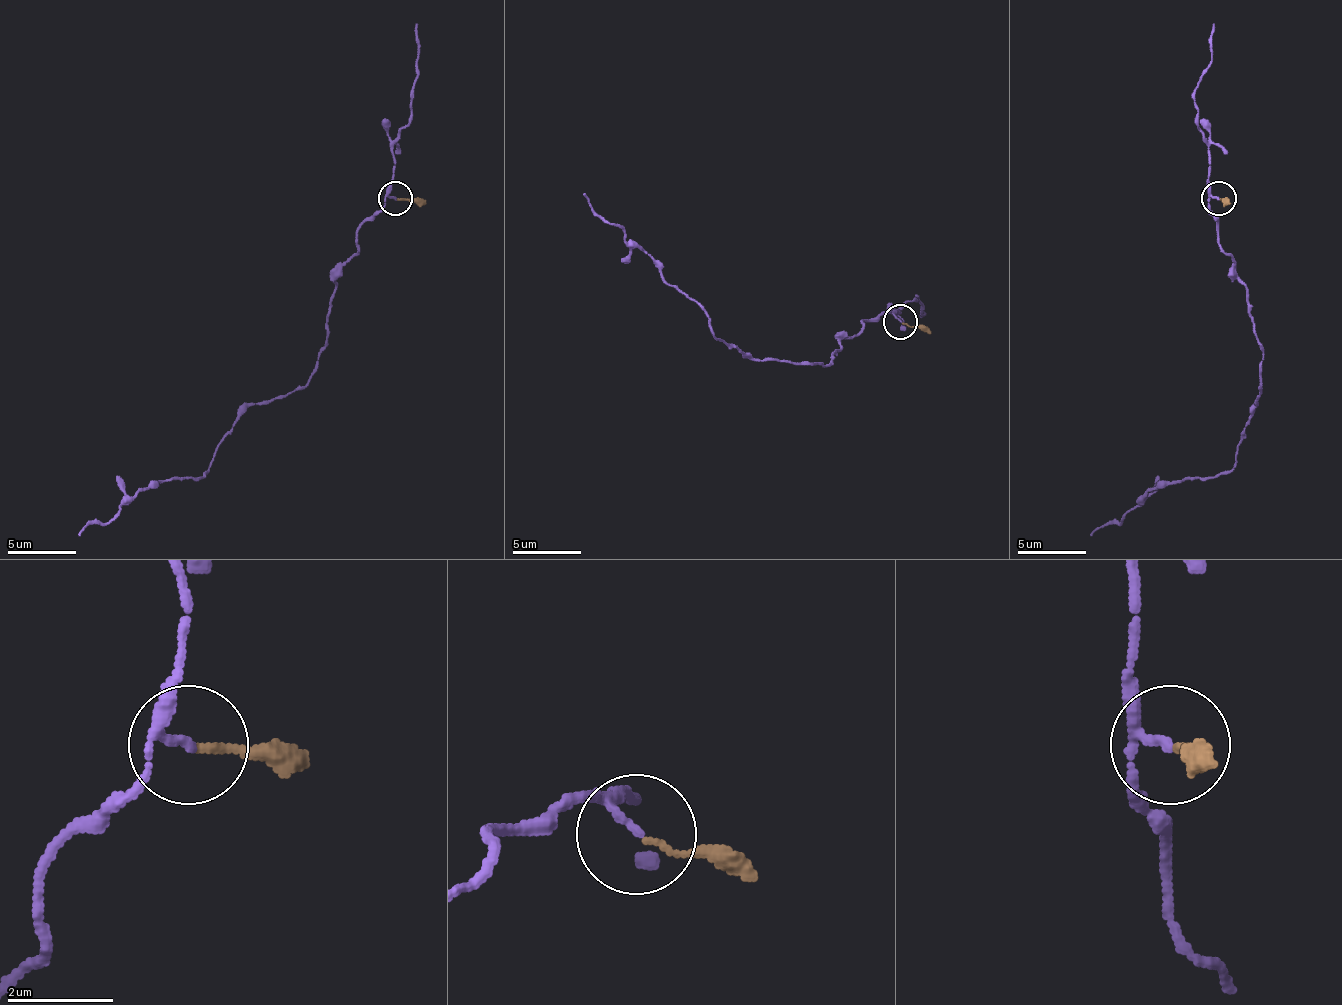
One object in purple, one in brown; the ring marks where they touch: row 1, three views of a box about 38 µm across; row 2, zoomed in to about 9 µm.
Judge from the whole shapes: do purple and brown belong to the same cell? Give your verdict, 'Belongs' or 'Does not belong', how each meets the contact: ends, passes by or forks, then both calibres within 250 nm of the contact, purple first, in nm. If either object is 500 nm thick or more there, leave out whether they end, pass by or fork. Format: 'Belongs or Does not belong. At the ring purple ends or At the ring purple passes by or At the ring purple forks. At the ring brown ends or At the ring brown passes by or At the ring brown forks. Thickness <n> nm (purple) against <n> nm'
Belongs. At the ring purple passes by. At the ring brown ends. Thickness 110 nm (purple) against 110 nm

